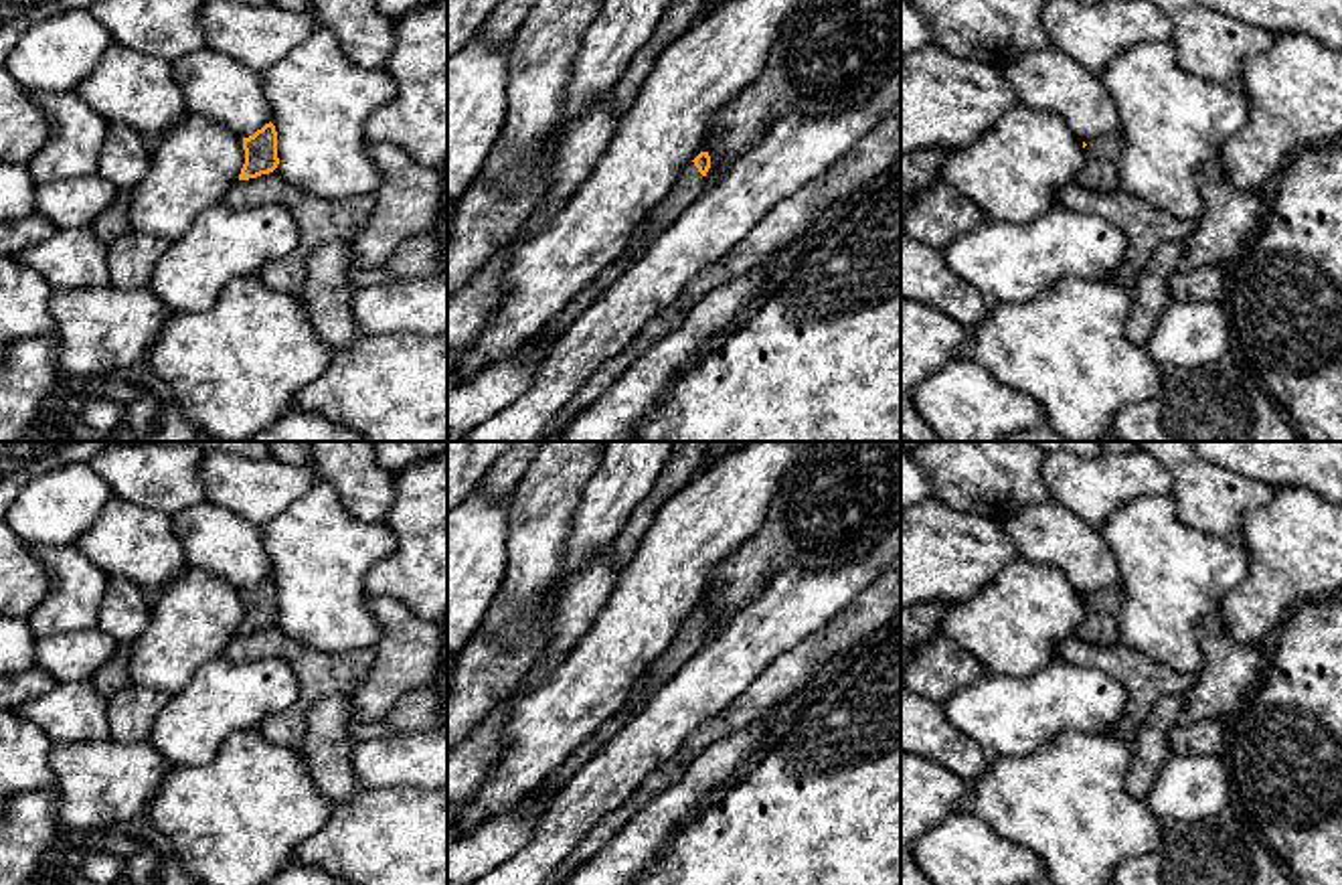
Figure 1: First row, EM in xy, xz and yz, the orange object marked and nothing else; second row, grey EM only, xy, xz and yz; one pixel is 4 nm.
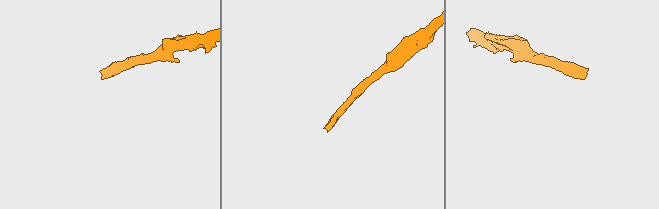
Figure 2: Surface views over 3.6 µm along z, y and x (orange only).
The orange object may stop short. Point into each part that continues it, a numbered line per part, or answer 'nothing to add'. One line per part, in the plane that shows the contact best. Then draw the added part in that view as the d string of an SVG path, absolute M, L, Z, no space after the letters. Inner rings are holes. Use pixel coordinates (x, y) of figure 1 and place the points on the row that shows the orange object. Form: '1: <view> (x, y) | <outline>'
1: xz (691, 183) | M690 162L672 184L668 194L646 215L623 253L601 269L569 306L551 318L538 332L538 340L561 336L577 316L581 316L603 292L619 279L625 267L646 255L646 251L666 233L666 229L706 190L706 180Z

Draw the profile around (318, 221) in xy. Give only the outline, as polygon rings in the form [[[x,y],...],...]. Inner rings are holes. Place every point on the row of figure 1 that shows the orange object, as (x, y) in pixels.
[[[275,170],[249,180],[237,180],[225,205],[231,209],[251,209],[257,205],[281,205],[300,231],[298,247],[265,263],[257,277],[281,294],[298,294],[308,273],[308,257],[324,243],[340,241],[350,245],[368,225],[374,196],[360,194],[344,200],[328,200],[289,186]]]

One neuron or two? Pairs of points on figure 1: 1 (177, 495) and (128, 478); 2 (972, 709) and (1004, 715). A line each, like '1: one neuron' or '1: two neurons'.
1: one neuron
2: one neuron

